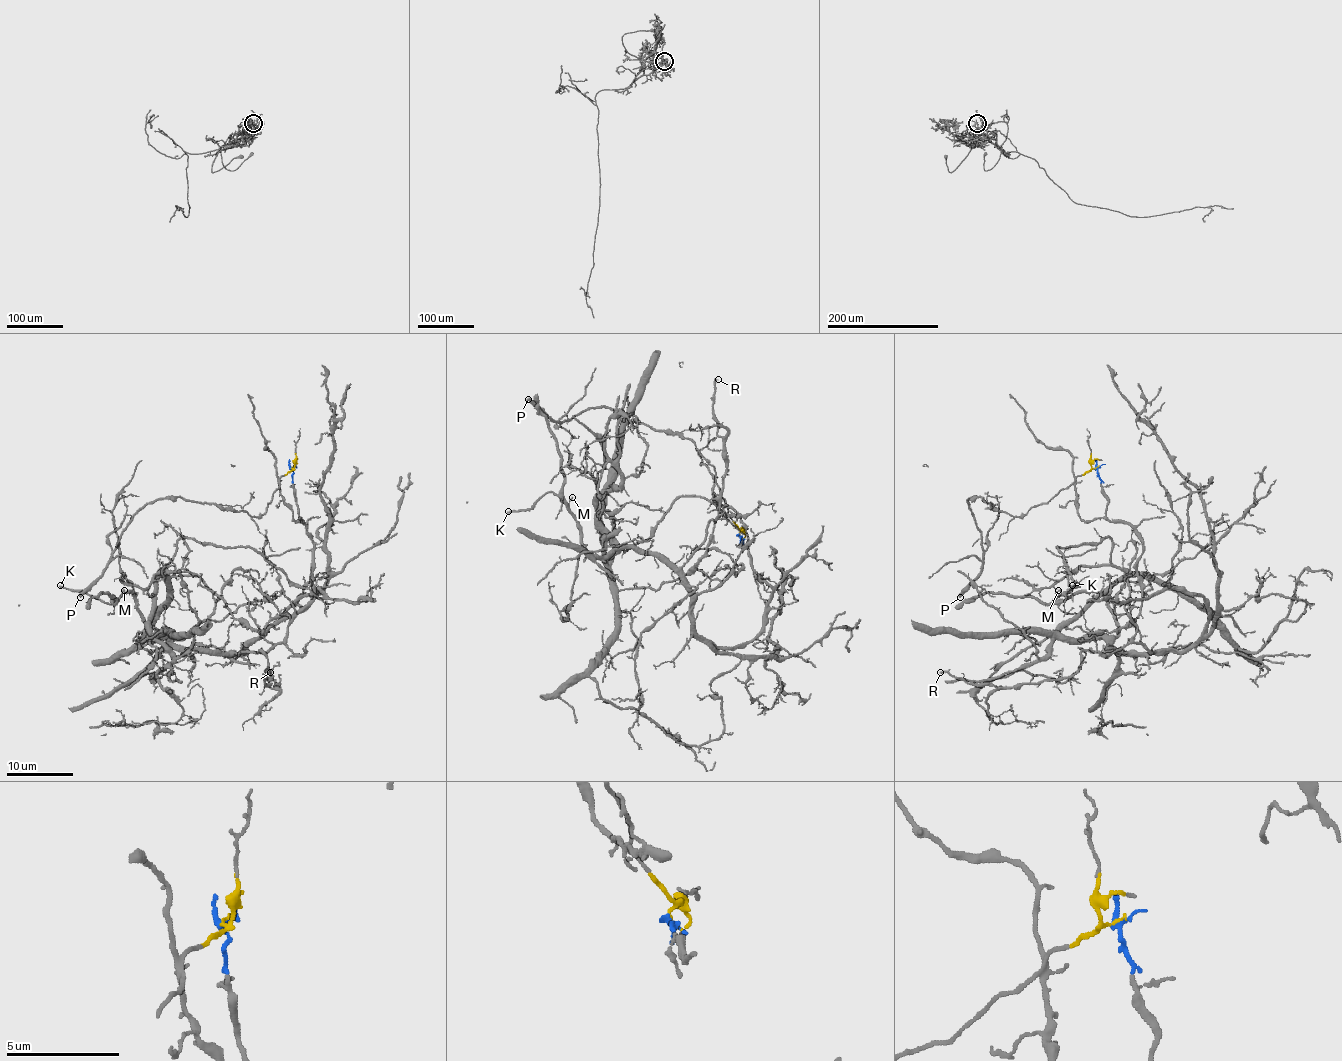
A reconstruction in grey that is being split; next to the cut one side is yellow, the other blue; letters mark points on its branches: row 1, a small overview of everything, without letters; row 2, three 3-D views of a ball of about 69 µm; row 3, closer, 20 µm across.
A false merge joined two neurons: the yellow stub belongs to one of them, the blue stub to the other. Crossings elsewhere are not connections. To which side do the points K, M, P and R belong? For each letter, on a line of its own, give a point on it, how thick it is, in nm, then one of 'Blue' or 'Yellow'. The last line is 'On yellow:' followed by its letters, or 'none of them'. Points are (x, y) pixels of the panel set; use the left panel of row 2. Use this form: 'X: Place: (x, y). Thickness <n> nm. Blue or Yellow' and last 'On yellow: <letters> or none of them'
K: Place: (60, 585). Thickness 180 nm. Blue
M: Place: (124, 590). Thickness 120 nm. Blue
P: Place: (80, 597). Thickness 360 nm. Yellow
R: Place: (270, 672). Thickness 240 nm. Blue
On yellow: P

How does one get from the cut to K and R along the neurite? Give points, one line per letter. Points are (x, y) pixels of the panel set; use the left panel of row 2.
K: (292, 467), (324, 594), (305, 594), (242, 653), (175, 648), (131, 592), (108, 603), (59, 586)
R: (292, 467), (324, 594), (305, 594), (233, 653), (260, 651), (272, 688), (270, 673)

